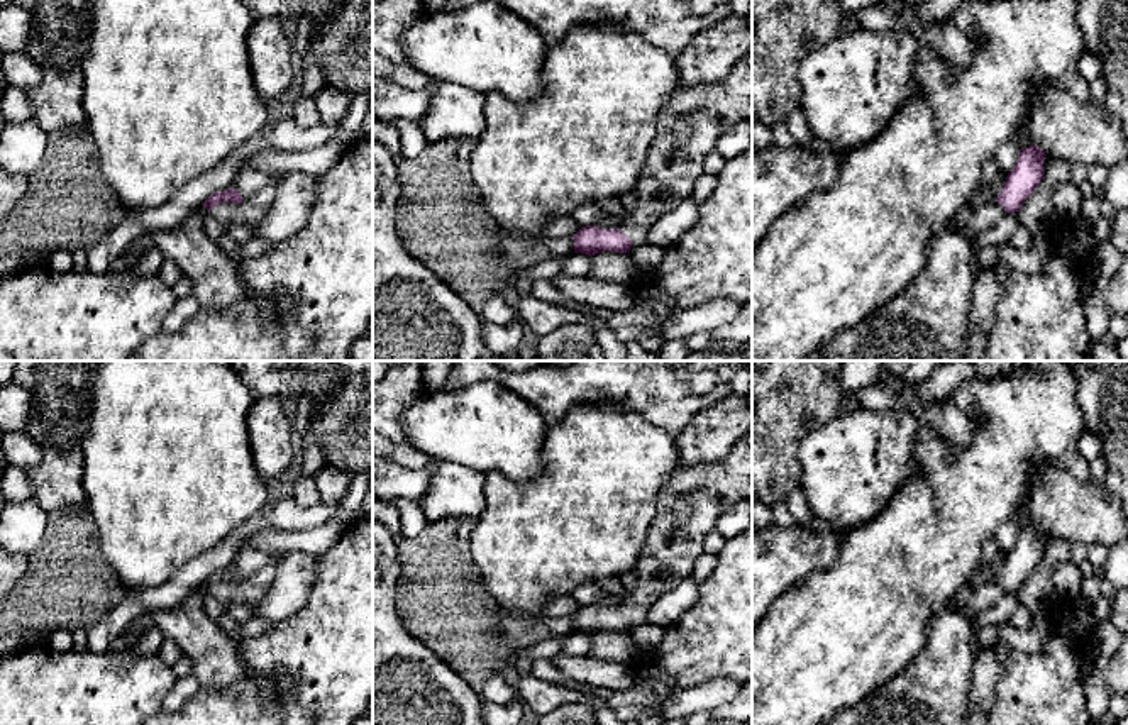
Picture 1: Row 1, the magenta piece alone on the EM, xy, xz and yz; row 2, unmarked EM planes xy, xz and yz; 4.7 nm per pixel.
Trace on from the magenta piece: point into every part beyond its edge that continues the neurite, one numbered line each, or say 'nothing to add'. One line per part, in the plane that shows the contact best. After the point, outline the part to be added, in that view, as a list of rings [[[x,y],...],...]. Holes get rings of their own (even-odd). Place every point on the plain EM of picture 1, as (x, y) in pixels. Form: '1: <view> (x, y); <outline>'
1: xz (690, 502); [[[752,432],[744,435],[720,461],[676,466],[671,471],[655,496],[655,517],[632,569],[637,578],[637,584],[633,588],[623,588],[620,593],[605,593],[594,605],[600,608],[620,608],[633,623],[645,623],[649,610],[662,595],[683,581],[691,579],[694,562],[703,554],[703,539],[716,529],[718,517],[738,500],[752,500]]]

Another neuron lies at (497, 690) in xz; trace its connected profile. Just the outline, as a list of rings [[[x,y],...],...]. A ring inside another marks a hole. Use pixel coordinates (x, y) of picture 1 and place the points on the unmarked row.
[[[500,674],[491,676],[483,689],[479,691],[479,696],[486,703],[500,703],[508,705],[515,701],[515,688]]]

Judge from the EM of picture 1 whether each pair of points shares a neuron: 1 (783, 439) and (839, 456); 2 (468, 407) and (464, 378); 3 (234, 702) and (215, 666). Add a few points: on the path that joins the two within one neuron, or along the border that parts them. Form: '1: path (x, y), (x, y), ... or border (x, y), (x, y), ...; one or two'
1: border (830, 420), (815, 427), (798, 448), (800, 483); two
2: border (505, 387), (495, 381), (473, 381), (444, 390); two
3: border (237, 649), (243, 676), (224, 688), (200, 688); two

